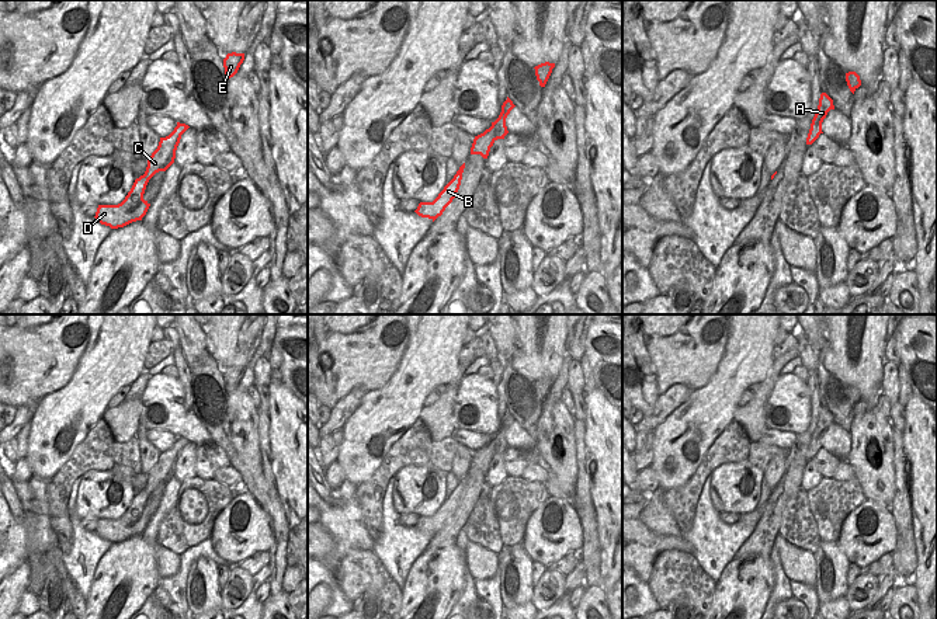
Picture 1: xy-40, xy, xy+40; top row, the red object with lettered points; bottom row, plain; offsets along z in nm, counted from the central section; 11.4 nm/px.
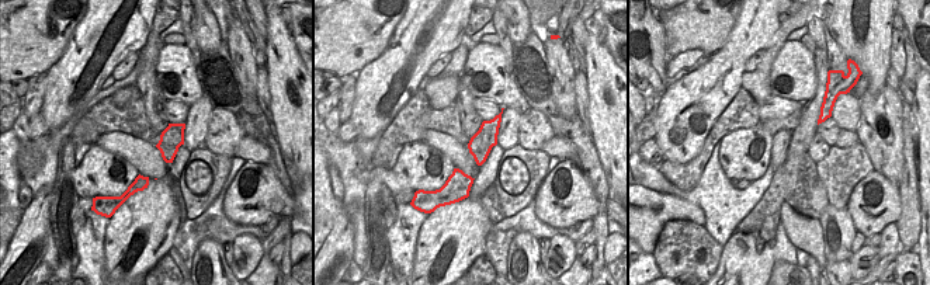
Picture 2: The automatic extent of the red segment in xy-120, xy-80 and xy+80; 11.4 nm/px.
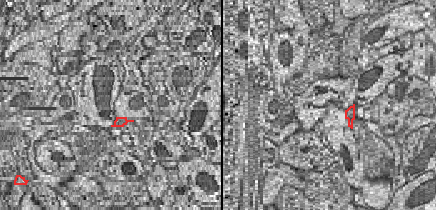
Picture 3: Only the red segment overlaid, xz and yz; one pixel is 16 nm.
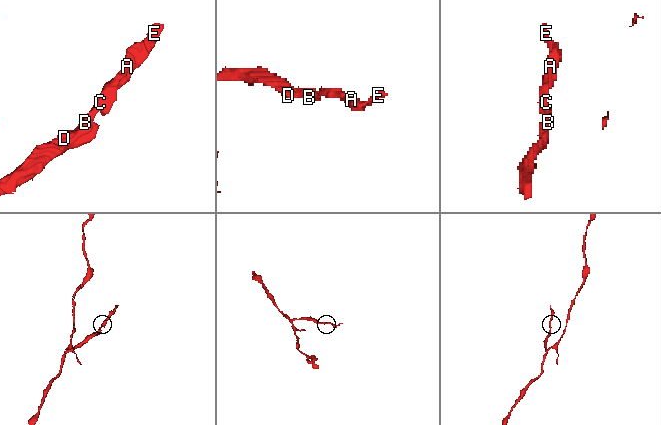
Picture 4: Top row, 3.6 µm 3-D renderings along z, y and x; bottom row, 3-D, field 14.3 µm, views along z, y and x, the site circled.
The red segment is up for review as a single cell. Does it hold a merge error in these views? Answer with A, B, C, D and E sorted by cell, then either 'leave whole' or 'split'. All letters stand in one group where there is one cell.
groups A C D E / B; split

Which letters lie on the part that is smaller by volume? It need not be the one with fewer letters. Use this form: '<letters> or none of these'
A, C, D, E

